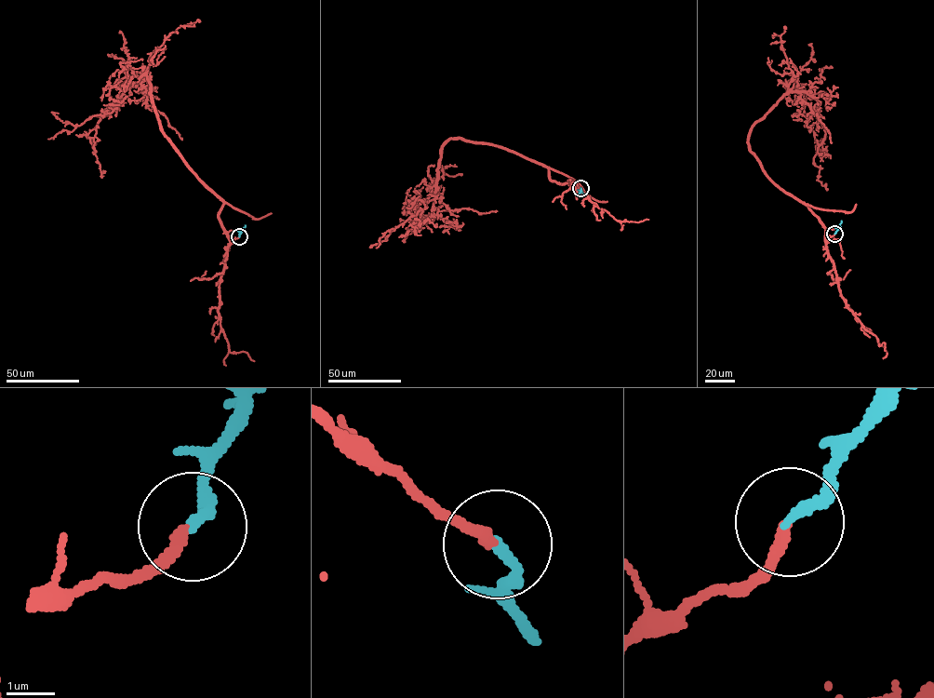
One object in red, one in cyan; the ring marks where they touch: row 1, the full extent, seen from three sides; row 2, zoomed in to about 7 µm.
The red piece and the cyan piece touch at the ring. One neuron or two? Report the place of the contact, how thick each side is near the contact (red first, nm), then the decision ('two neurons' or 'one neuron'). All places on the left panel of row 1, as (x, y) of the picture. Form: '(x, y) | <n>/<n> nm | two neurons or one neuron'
(239, 236) | 240/220 nm | one neuron

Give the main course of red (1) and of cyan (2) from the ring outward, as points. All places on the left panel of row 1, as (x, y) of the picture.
1: (238, 236), (230, 238), (218, 216), (222, 201), (164, 134), (147, 80), (124, 90), (96, 127), (103, 176)
2: (239, 236), (245, 225)

